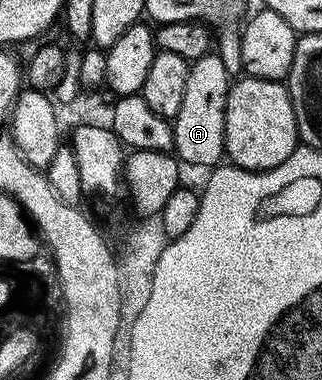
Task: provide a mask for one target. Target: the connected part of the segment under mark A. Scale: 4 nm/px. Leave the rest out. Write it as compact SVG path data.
M210 51L192 62L187 75L187 88L183 95L183 107L179 107L179 115L172 118L173 147L172 152L178 161L189 165L209 165L213 167L225 157L225 108L231 84L231 75L216 52Z

